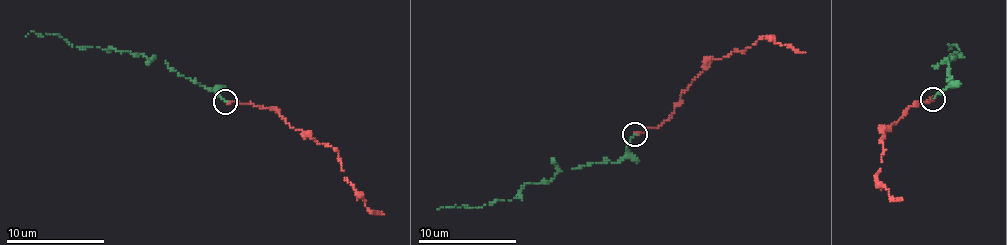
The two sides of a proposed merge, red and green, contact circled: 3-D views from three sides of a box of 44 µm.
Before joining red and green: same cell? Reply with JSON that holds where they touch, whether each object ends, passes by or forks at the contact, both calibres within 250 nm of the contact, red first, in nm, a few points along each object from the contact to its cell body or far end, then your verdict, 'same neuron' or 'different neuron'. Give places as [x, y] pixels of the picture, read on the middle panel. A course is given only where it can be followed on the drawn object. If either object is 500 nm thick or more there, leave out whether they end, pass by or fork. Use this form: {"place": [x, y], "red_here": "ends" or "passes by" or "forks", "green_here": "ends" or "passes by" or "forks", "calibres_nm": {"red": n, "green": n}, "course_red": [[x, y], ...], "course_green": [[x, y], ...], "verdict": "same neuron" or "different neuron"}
{"place": [635, 134], "red_here": "ends", "green_here": "ends", "calibres_nm": {"red": 220, "green": 150}, "course_red": [[634, 132], [661, 125], [703, 67], [759, 39], [772, 38], [805, 52]], "course_green": [[634, 135], [626, 155], [615, 163], [605, 160], [559, 171], [549, 181], [527, 183], [511, 200], [437, 209]], "verdict": "same neuron"}

